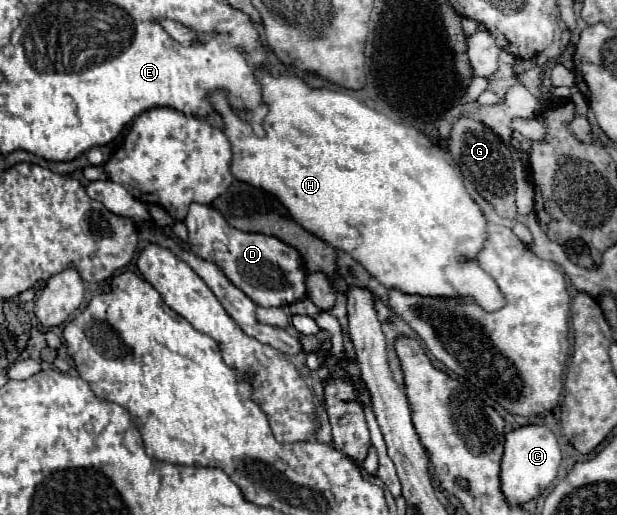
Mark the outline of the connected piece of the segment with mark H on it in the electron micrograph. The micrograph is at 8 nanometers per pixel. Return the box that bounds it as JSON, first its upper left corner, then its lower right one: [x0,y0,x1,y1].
[211,71,505,311]

